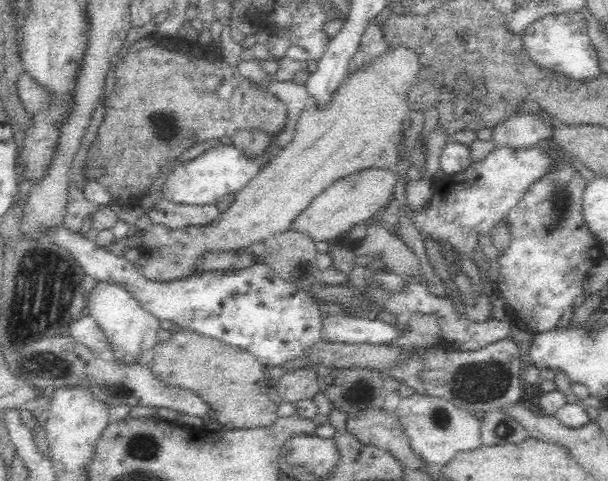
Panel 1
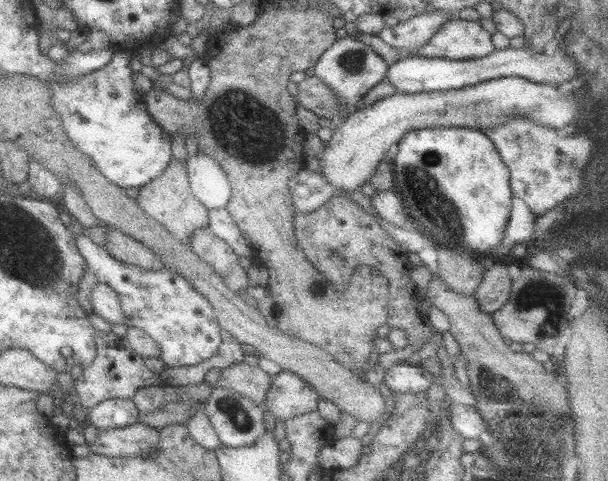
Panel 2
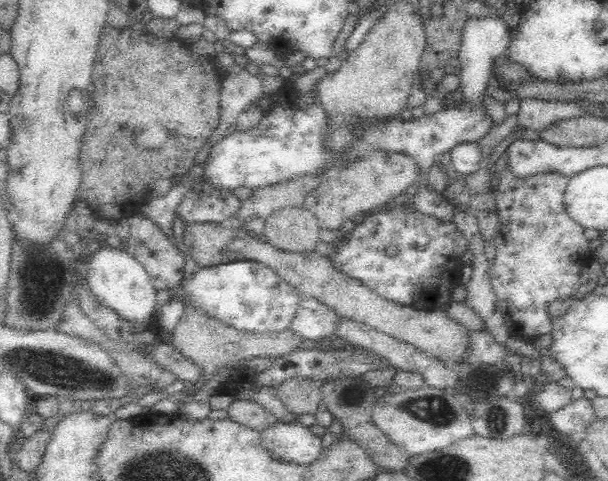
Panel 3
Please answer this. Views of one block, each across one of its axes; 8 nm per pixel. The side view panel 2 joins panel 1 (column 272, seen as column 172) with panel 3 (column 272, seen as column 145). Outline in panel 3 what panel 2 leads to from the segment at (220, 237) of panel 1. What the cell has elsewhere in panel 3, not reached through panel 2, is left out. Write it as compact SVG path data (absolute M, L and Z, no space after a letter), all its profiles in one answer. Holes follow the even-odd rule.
M300 177L294 181L283 182L278 186L266 186L266 188L253 190L252 195L242 201L242 208L240 208L234 223L242 227L248 216L259 214L265 219L270 212L279 210L280 207L290 204L302 206L306 196L311 194L318 184L327 177Z

